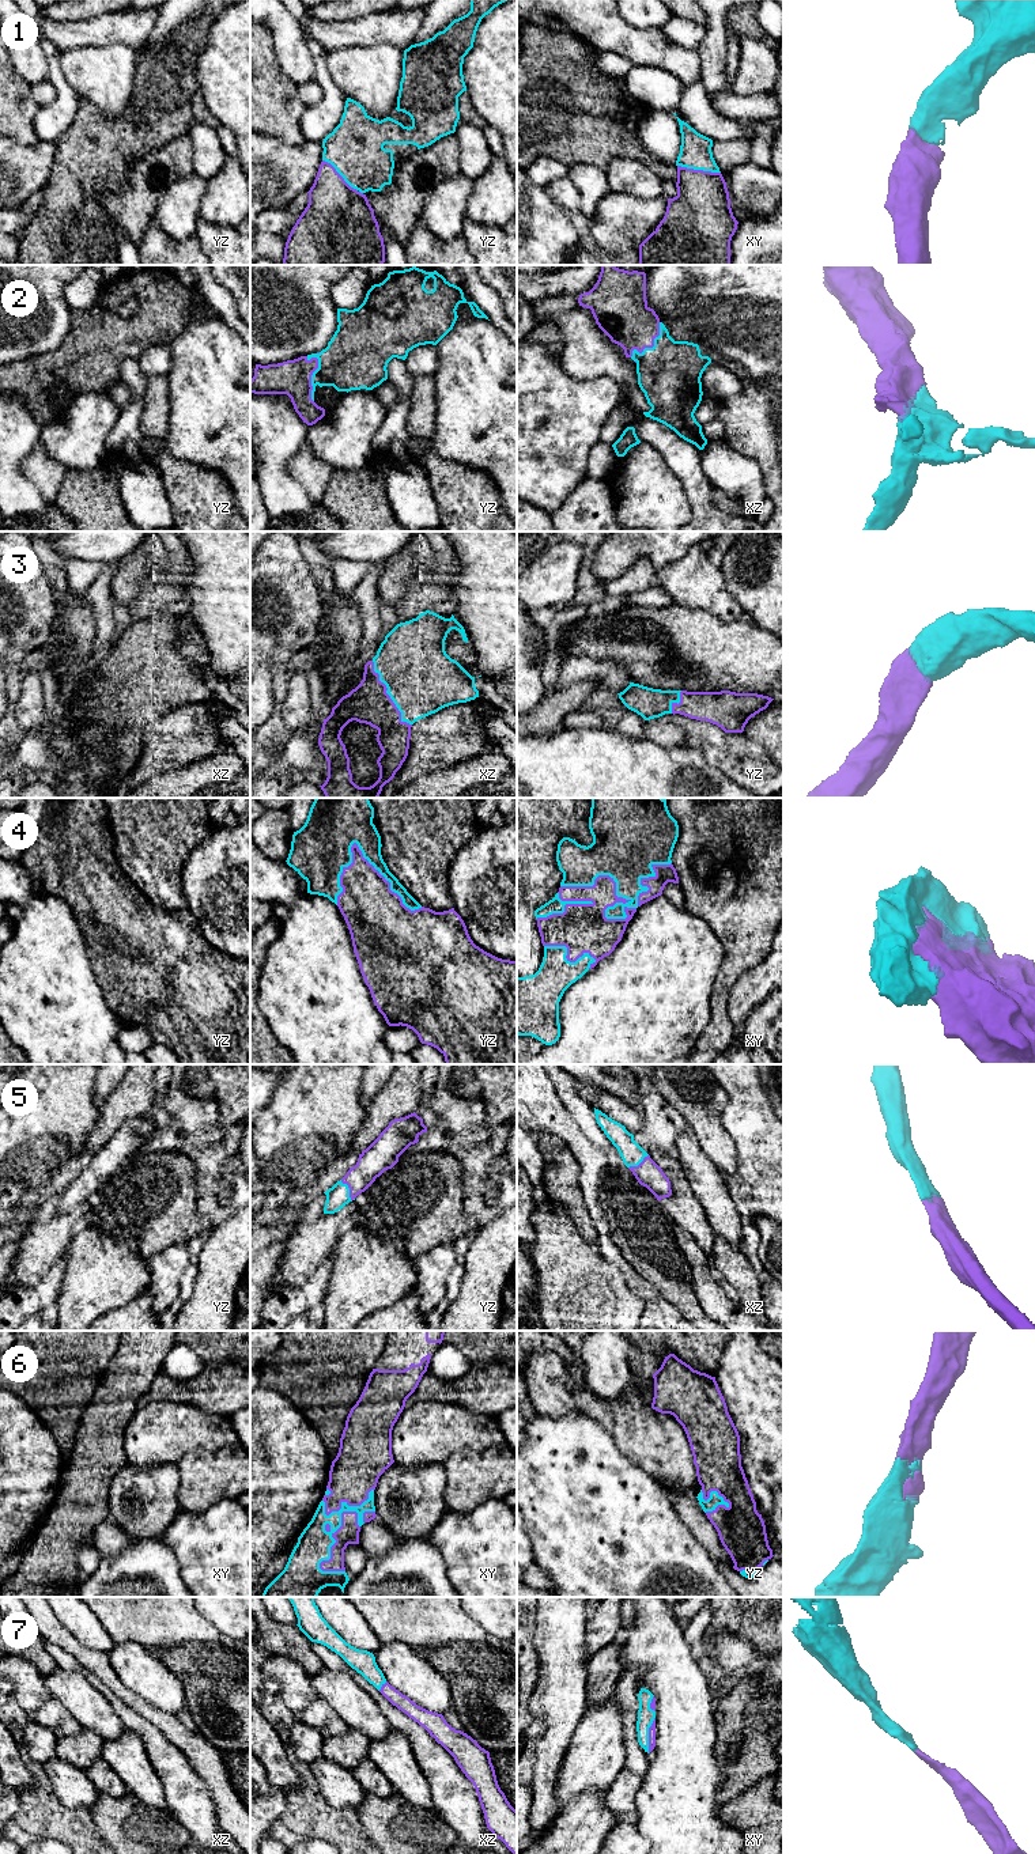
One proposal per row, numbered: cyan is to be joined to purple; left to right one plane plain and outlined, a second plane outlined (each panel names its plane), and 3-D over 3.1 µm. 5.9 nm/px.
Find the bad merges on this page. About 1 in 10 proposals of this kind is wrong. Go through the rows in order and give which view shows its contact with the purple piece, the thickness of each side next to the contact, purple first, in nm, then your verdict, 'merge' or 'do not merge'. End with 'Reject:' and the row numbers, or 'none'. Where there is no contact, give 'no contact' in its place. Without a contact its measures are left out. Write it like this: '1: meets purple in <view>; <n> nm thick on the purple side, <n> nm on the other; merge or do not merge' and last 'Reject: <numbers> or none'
1: meets purple in xy; 360 nm thick on the purple side, 190 nm on the other; merge
2: meets purple in yz; 200 nm thick on the purple side, 340 nm on the other; merge
3: meets purple in xz; 240 nm thick on the purple side, 420 nm on the other; merge
4: meets purple in xy; 240 nm thick on the purple side, 260 nm on the other; merge
5: meets purple in yz; 170 nm thick on the purple side, 140 nm on the other; merge
6: meets purple in xy; 130 nm thick on the purple side, 200 nm on the other; merge
7: meets purple in xy; 50 nm thick on the purple side, 100 nm on the other; merge
Reject: none

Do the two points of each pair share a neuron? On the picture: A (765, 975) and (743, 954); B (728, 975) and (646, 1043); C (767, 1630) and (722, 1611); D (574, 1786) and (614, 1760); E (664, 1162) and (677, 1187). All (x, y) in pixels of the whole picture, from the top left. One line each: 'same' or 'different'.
A: different
B: different
C: same
D: same
E: same

